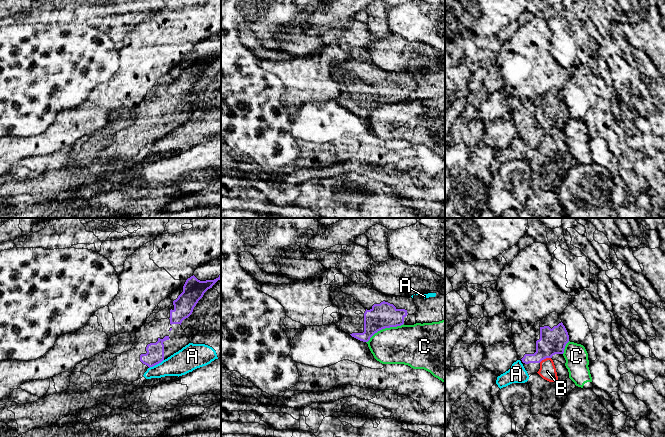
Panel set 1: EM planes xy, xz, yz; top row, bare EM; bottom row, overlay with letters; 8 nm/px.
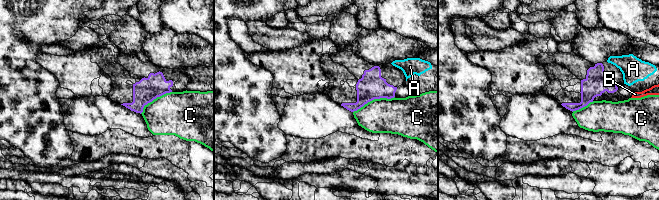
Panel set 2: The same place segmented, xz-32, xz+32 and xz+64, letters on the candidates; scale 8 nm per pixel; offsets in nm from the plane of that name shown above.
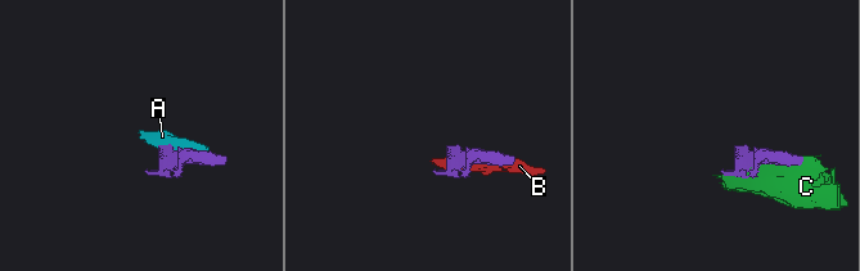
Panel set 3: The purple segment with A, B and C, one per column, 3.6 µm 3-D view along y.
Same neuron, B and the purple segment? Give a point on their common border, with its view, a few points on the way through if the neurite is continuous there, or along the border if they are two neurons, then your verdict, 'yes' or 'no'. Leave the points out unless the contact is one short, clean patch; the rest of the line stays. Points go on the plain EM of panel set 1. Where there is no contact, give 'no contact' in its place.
meets purple in yz at (544, 134); border along yz (550, 133), (546, 133), (539, 138); no

